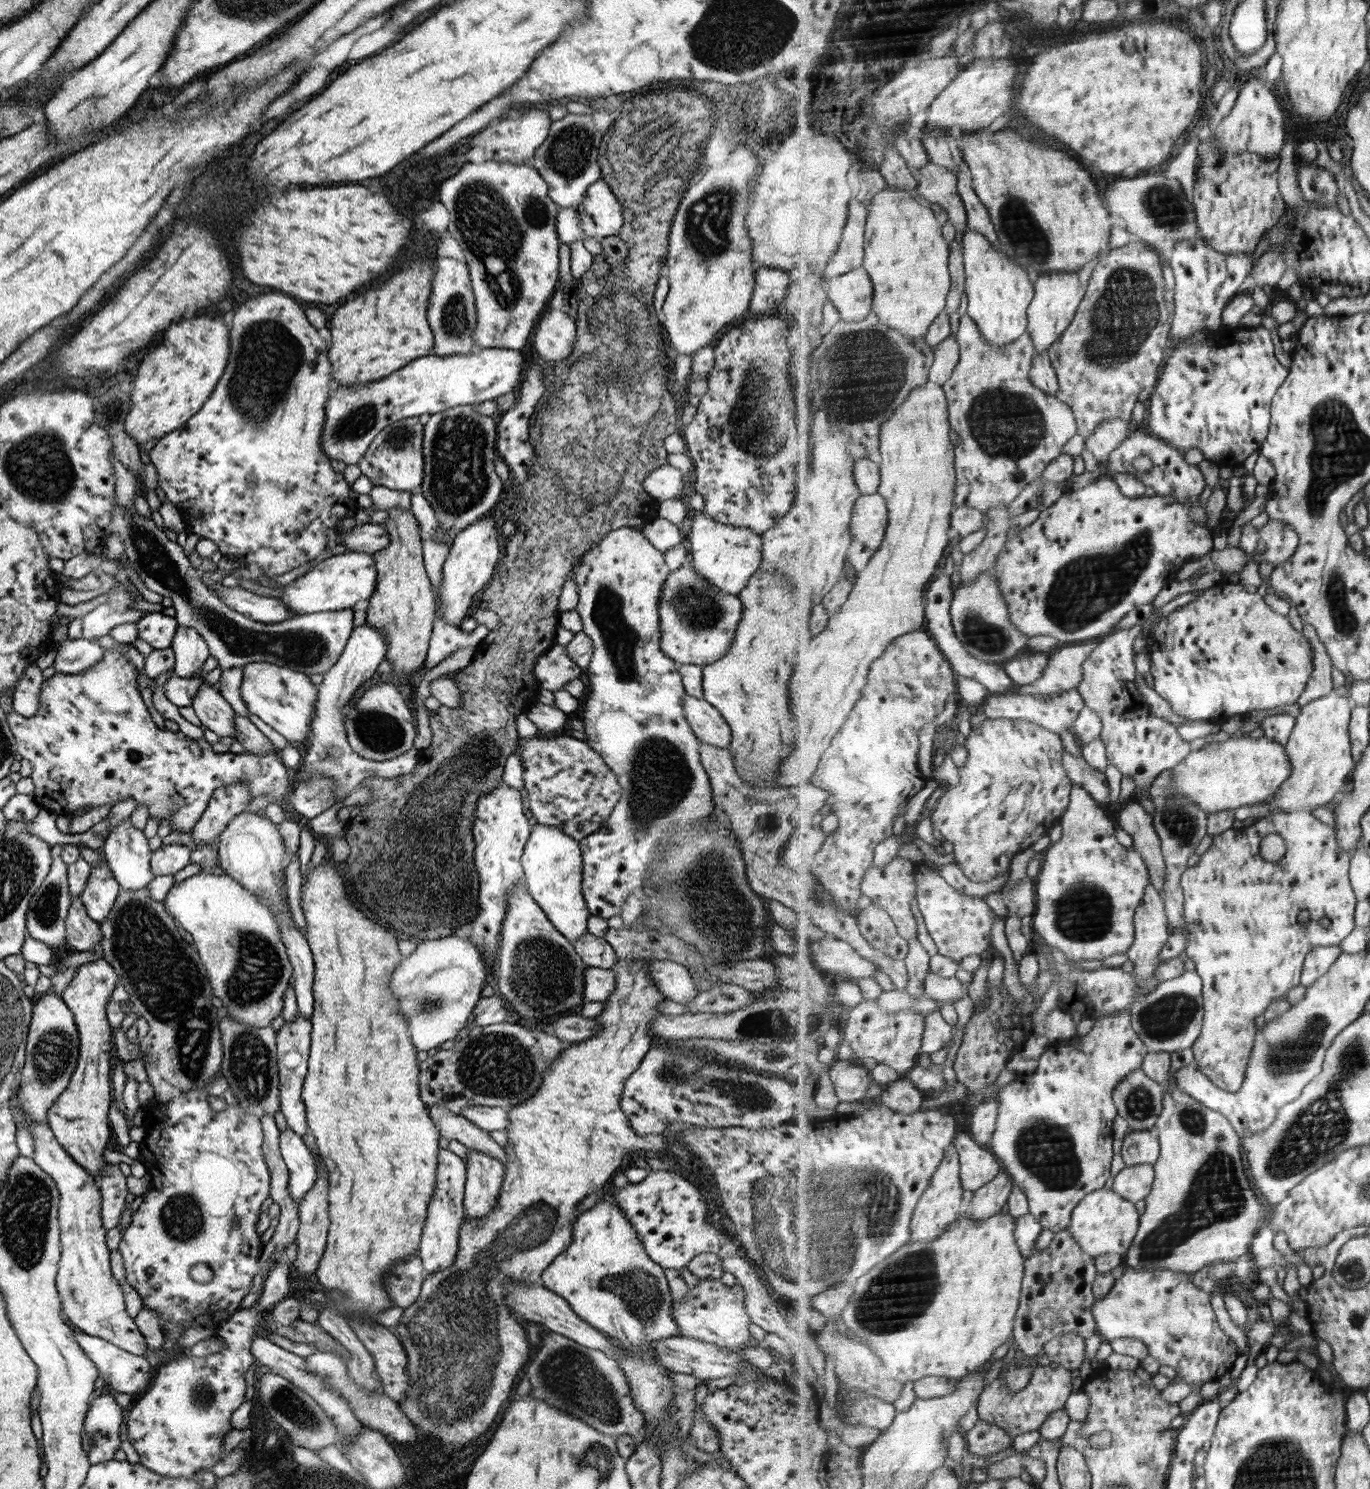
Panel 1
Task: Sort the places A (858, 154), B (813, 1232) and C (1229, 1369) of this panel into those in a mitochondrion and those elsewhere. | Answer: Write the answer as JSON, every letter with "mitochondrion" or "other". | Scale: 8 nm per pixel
{"A":"other","B":"mitochondrion","C":"other"}

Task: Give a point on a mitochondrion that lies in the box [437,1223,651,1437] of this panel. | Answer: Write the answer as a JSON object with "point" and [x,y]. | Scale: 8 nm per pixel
{"point":[568,1377]}

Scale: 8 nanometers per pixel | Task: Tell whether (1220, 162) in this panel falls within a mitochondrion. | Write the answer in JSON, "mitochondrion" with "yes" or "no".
{"mitochondrion":"yes"}

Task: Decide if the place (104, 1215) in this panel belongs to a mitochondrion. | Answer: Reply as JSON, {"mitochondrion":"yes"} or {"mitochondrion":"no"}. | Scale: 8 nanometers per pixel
{"mitochondrion":"no"}

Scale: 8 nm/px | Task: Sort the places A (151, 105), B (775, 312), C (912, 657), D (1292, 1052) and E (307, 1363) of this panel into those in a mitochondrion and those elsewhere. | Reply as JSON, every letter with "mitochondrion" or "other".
{"A":"other","B":"other","C":"other","D":"mitochondrion","E":"other"}

